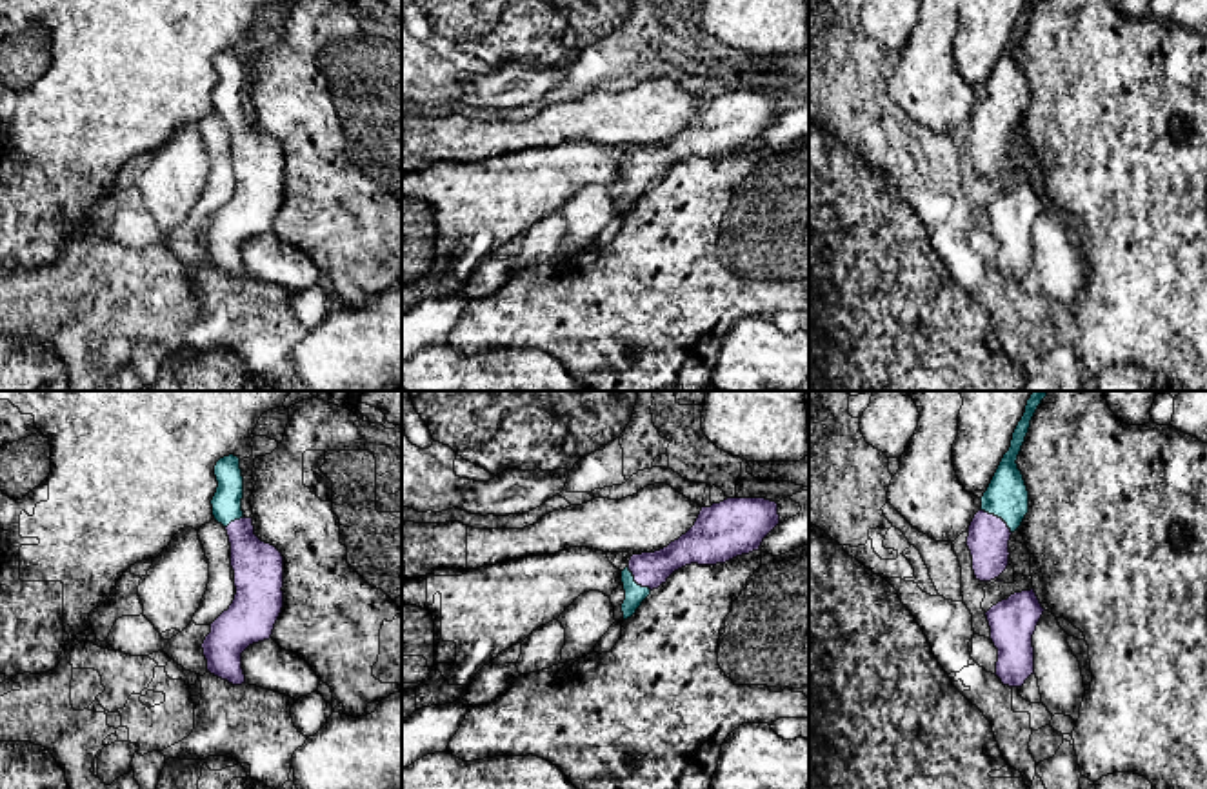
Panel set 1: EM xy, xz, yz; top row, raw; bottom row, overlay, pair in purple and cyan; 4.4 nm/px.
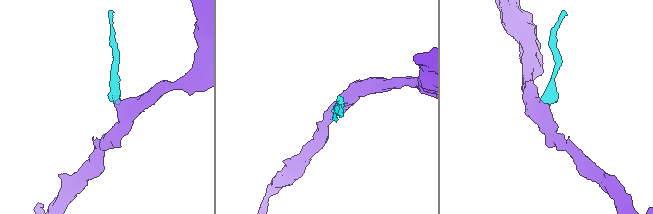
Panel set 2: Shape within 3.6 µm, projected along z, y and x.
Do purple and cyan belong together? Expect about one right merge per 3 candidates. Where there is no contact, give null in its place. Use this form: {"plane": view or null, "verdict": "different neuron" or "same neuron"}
{"plane": "yz", "verdict": "same neuron"}

